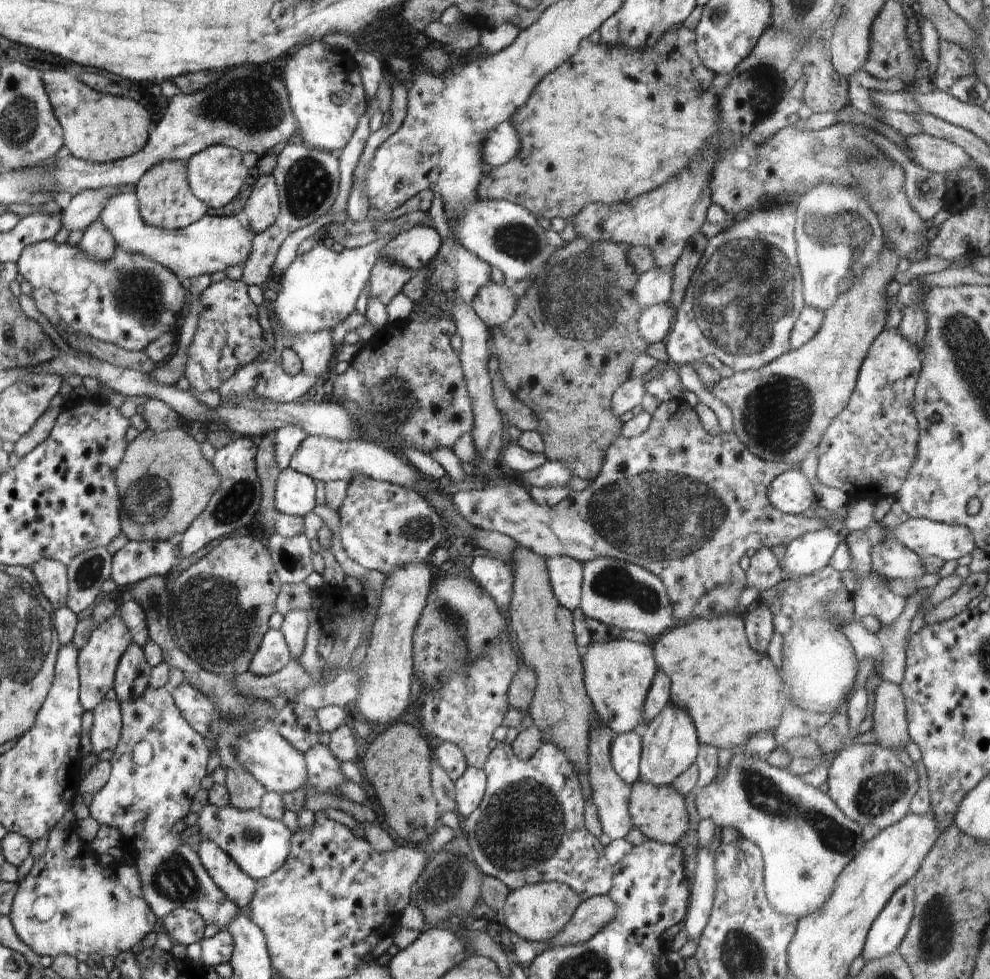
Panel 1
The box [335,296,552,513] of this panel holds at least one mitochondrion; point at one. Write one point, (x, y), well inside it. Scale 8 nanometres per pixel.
(392, 400)

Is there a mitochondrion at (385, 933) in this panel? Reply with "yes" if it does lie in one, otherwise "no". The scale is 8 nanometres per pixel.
no

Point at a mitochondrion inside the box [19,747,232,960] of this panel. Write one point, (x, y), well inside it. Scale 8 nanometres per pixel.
(174, 879)

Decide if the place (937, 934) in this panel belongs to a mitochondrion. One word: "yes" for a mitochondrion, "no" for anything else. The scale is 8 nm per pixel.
yes

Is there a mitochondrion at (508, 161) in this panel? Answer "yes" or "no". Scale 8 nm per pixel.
no

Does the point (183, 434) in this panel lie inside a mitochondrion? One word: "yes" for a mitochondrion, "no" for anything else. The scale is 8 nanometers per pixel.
no

